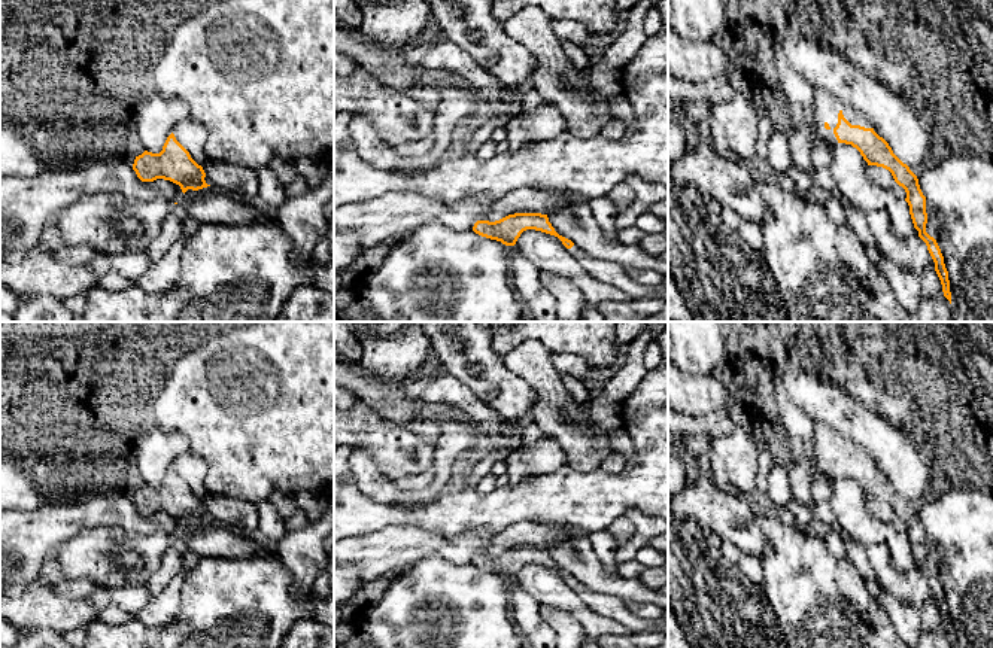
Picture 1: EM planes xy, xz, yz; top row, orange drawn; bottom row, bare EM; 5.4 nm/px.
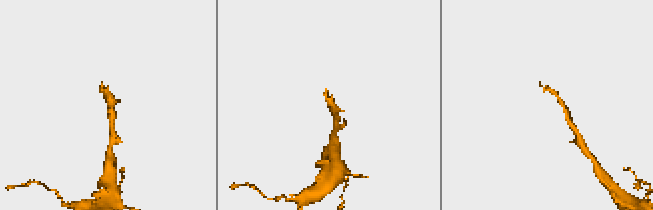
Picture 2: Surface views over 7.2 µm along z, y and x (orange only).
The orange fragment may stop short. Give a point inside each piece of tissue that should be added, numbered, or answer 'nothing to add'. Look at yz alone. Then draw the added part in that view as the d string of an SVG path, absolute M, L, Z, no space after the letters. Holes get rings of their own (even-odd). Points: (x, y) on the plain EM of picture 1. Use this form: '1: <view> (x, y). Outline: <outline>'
1: yz (825, 441). Outline: M816 420L811 447L808 451L811 453L816 471L826 475L829 480L838 477L833 468L833 462L838 457L839 445L851 459L872 462L859 447L847 444L836 432L829 429L823 422Z

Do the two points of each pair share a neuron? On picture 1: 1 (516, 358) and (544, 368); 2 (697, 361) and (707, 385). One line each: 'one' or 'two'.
1: one
2: two

